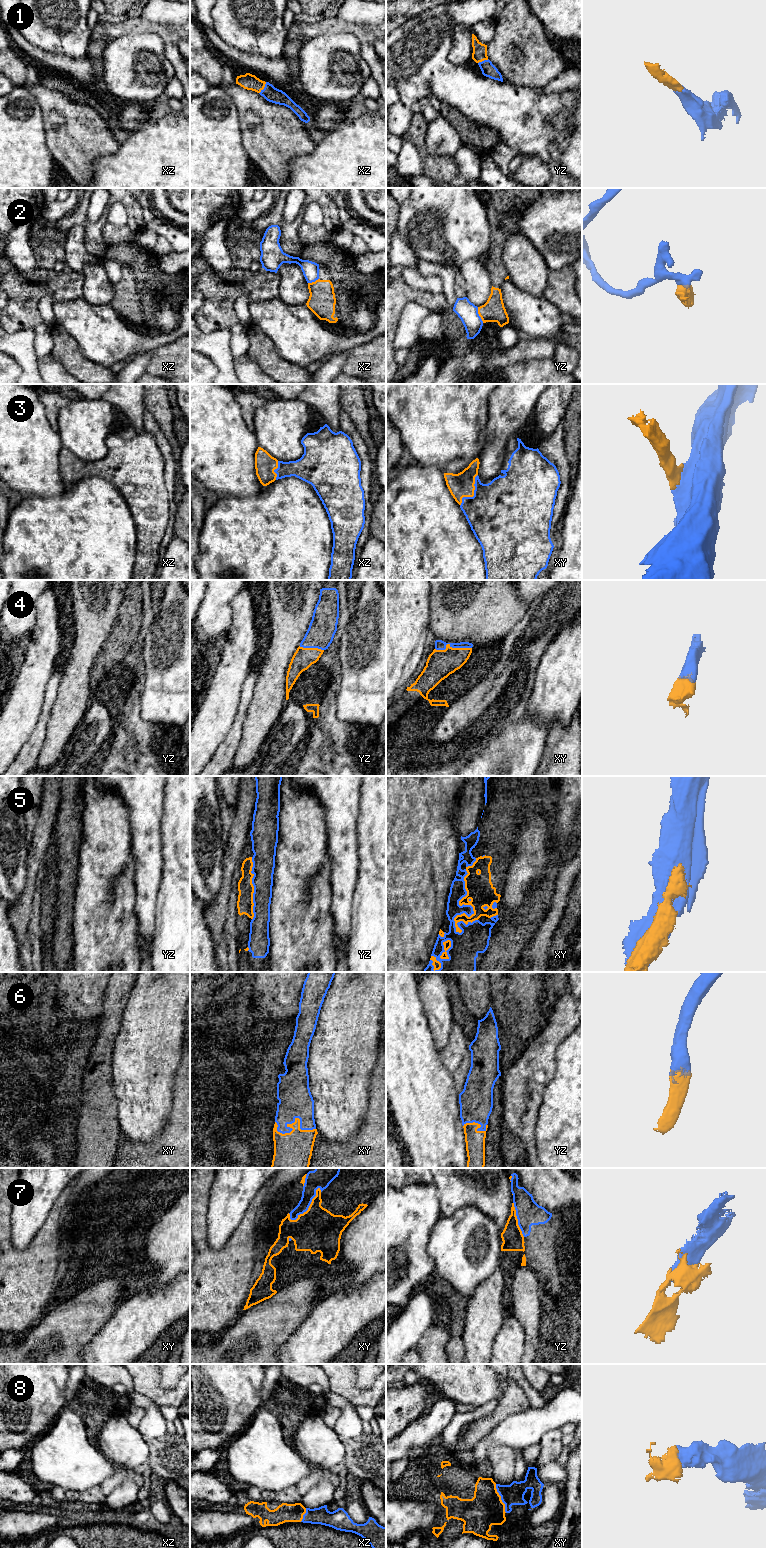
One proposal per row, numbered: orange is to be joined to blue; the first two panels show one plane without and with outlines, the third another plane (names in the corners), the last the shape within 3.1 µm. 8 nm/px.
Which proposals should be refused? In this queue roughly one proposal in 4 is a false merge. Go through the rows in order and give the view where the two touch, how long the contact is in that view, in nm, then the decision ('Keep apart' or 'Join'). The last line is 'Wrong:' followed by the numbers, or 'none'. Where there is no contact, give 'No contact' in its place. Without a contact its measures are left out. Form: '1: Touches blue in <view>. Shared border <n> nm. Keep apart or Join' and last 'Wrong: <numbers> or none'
1: Touches blue in xz. Shared border 110 nm. Join
2: Touches blue in yz. Shared border 140 nm. Keep apart
3: Touches blue in xy. Shared border 300 nm. Join
4: Touches blue in xy. Shared border 300 nm. Join
5: Touches blue in xy. Shared border 500 nm. Keep apart
6: Touches blue in xy. Shared border 340 nm. Join
7: Touches blue in xy. Shared border 360 nm. Join
8: Touches blue in xy. Shared border 240 nm. Join
Wrong: 2, 5

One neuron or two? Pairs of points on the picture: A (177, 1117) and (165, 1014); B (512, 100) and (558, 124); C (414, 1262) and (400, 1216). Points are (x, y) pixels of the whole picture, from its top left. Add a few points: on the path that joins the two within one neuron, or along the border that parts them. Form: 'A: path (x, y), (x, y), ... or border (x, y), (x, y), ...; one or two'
A: border (179, 1064), (174, 1079), (172, 1106), (170, 1108); two
B: path (523, 111), (531, 119), (544, 119), (547, 121); one
C: path (408, 1251), (400, 1243), (400, 1227); one

